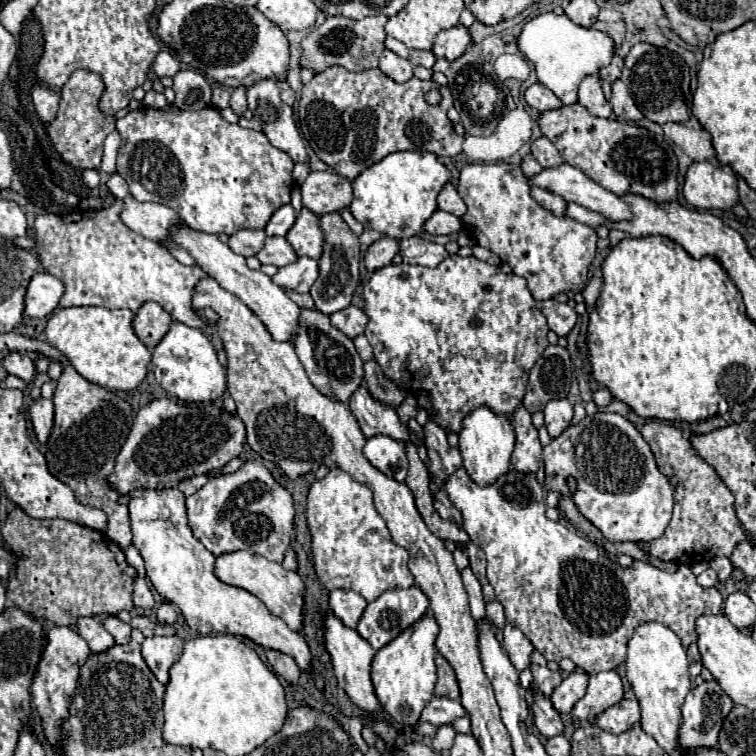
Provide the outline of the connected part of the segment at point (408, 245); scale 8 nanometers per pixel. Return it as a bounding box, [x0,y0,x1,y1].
[401,236,449,268]

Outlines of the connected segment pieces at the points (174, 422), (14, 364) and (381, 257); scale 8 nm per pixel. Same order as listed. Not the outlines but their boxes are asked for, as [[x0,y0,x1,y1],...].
[[109,398,243,494],[1,352,35,382],[365,238,399,272]]

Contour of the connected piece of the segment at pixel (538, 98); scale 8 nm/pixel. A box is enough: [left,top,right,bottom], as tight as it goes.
[525,84,561,112]

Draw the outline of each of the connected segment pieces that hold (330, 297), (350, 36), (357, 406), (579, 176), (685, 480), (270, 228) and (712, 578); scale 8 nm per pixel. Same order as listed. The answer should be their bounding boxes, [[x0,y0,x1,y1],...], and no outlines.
[[311,212,361,314],[299,16,387,72],[349,386,417,444],[529,164,631,220],[639,420,749,564],[265,204,297,236],[697,568,717,588]]

